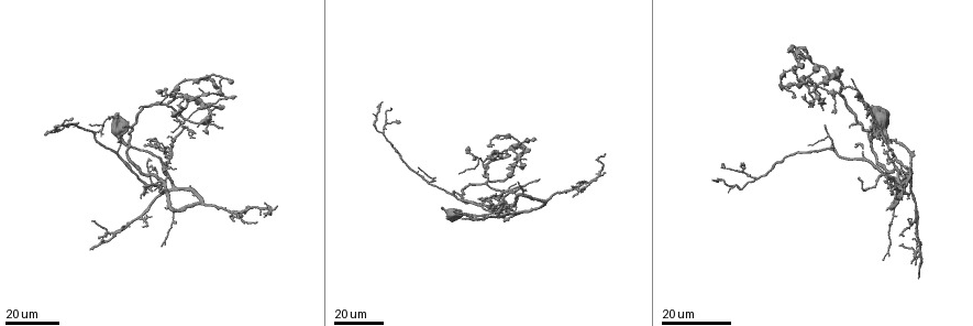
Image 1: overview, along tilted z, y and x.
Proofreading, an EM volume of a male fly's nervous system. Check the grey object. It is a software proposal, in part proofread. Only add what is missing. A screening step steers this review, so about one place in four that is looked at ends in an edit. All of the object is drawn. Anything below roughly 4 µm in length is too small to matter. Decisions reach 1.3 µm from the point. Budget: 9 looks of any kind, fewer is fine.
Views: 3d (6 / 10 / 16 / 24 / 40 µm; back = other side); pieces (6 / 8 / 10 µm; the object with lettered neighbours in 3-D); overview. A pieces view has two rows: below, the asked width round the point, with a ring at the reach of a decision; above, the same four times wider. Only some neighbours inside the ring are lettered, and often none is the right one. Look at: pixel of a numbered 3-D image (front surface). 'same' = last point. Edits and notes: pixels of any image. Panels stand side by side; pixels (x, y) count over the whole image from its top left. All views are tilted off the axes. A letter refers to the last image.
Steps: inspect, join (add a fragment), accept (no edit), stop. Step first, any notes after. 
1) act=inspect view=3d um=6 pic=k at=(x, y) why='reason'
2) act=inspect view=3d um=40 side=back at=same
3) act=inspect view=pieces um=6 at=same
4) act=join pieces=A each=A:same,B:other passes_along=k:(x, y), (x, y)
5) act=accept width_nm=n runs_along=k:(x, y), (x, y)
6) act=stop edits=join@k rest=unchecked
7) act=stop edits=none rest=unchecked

act=inspect view=3d um=24 pic=1 at=(461, 217) why='an open end'

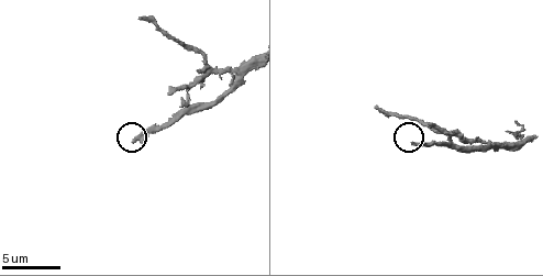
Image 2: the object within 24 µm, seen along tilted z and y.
act=inspect view=pieces um=10 pic=2 at=(412, 142) why='what lies round it'

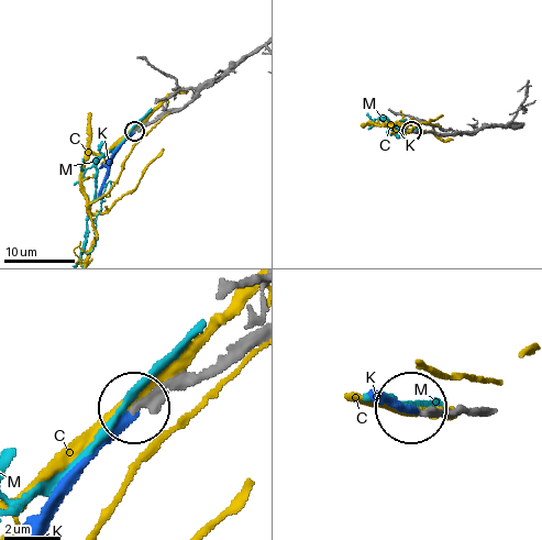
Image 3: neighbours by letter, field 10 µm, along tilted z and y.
act=join pieces=K each=C:other,K:same,M:other passes_along=3:(210, 366), (170, 377), (135, 405), (46, 525) found='it goes on there'

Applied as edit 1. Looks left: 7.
act=inspect view=pieces um=6 pic=2 at=(377, 106) why='thin end'

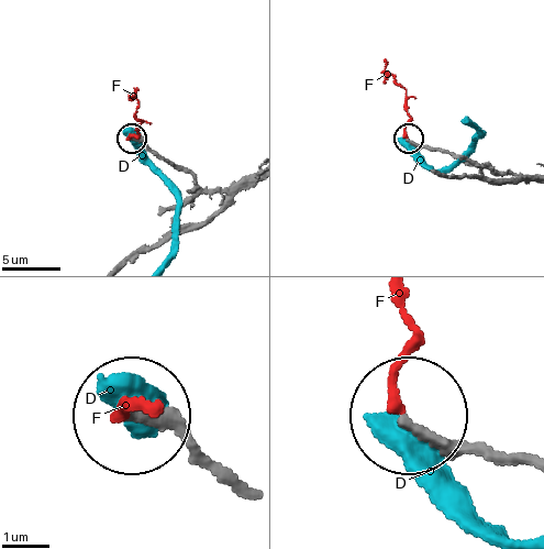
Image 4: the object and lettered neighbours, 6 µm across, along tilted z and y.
act=join pieces=F each=D:other,F:same found='it goes on there'

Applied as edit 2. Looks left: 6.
act=inspect view=overview

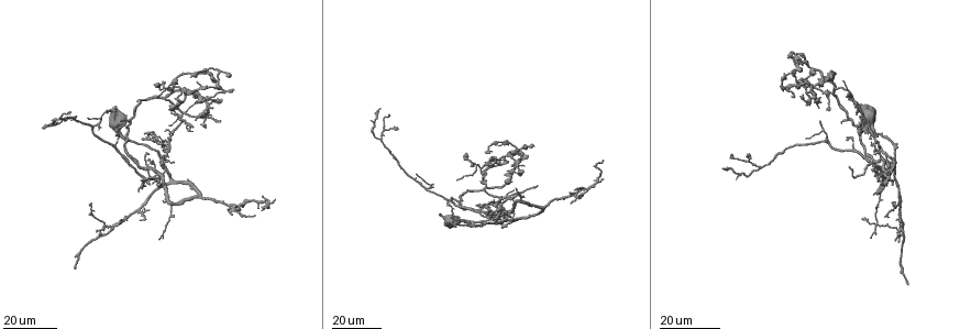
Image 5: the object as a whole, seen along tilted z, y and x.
act=inspect view=3d um=24 pic=5 at=(144, 133) why='free end'

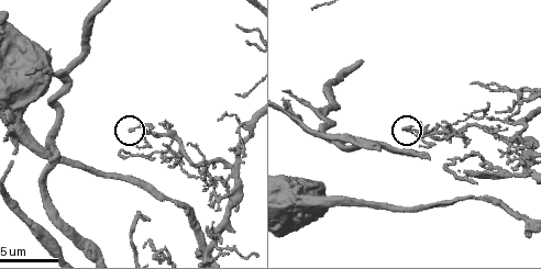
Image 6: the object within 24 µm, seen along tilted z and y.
act=inspect view=pieces um=10 pic=6 at=(131, 129) why='what lies round it'

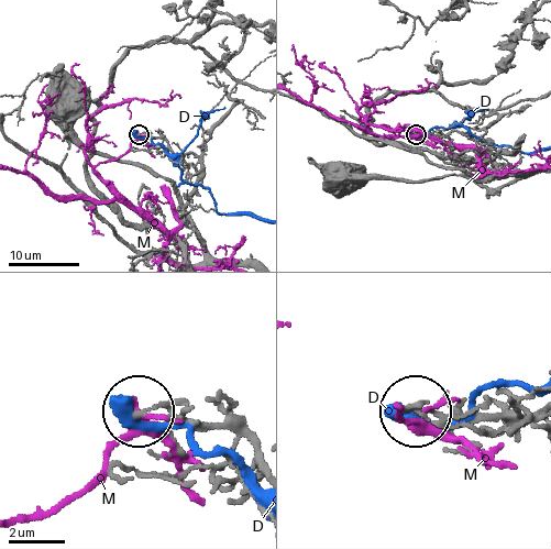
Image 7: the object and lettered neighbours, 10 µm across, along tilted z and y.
act=accept each=D:other,M:other found='no lettered fragment goes on from it'

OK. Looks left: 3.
act=inspect view=3d um=24 pic=5 at=(213, 108) why='an open end'

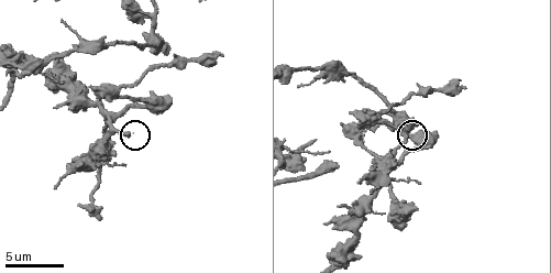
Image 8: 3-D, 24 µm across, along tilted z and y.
act=inspect view=pieces um=6 pic=8 at=(129, 132)

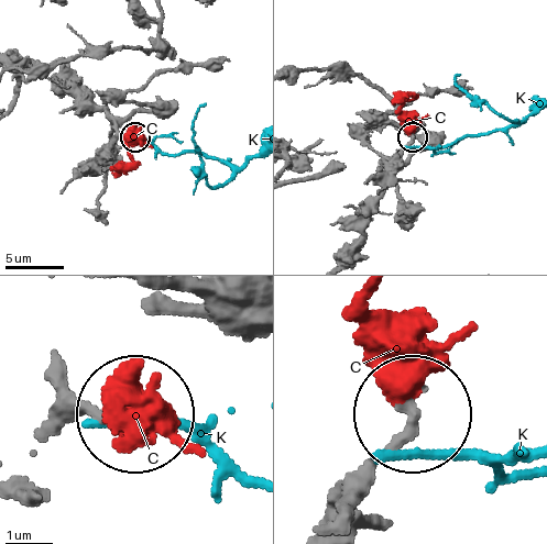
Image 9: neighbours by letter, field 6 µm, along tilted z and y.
act=join pieces=C each=C:same,K:other found='the neuron continues'

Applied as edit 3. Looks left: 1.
act=stop edits=join@3,join@4,join@9 rest=unchecked

